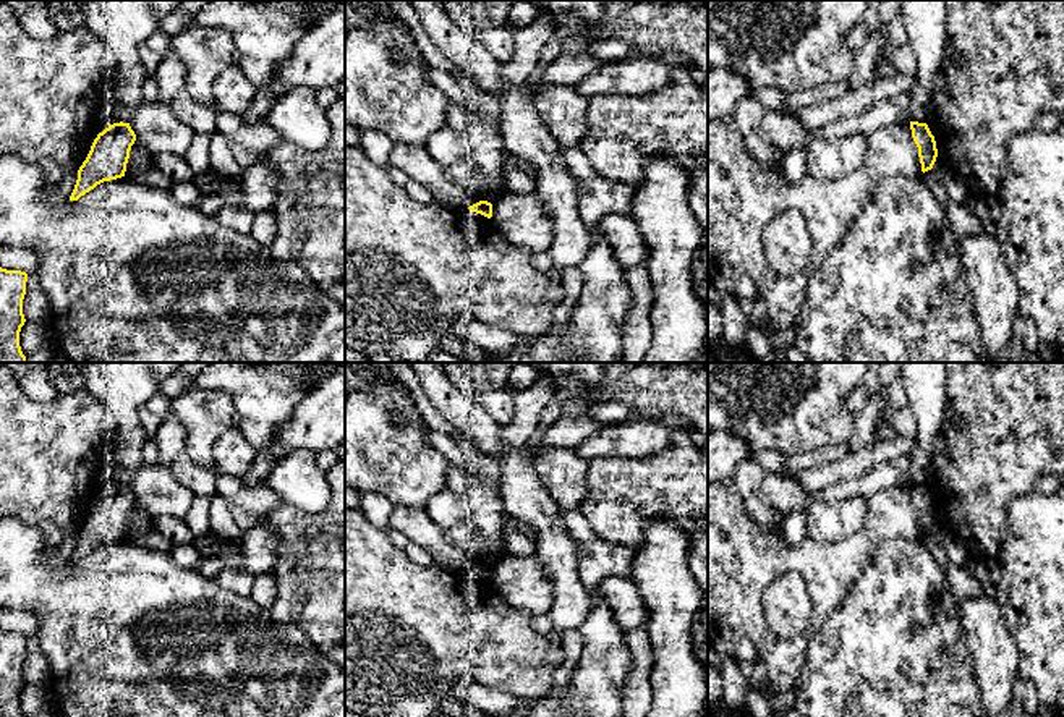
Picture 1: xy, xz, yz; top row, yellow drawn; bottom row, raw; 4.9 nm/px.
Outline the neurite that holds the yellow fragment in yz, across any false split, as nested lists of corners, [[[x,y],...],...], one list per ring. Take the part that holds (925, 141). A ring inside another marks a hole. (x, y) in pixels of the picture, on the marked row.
[[[910,121],[912,138],[918,147],[918,157],[921,163],[921,172],[928,172],[933,168],[938,149],[934,136],[931,134],[926,123]]]

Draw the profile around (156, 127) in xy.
[[[160,100],[143,102],[130,126],[154,157],[160,154],[185,157],[194,138],[194,131],[173,115],[168,104]]]

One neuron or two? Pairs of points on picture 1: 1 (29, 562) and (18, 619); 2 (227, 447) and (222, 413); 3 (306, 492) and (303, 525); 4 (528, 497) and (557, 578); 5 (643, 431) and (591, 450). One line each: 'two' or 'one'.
1: two
2: two
3: two
4: one
5: one

